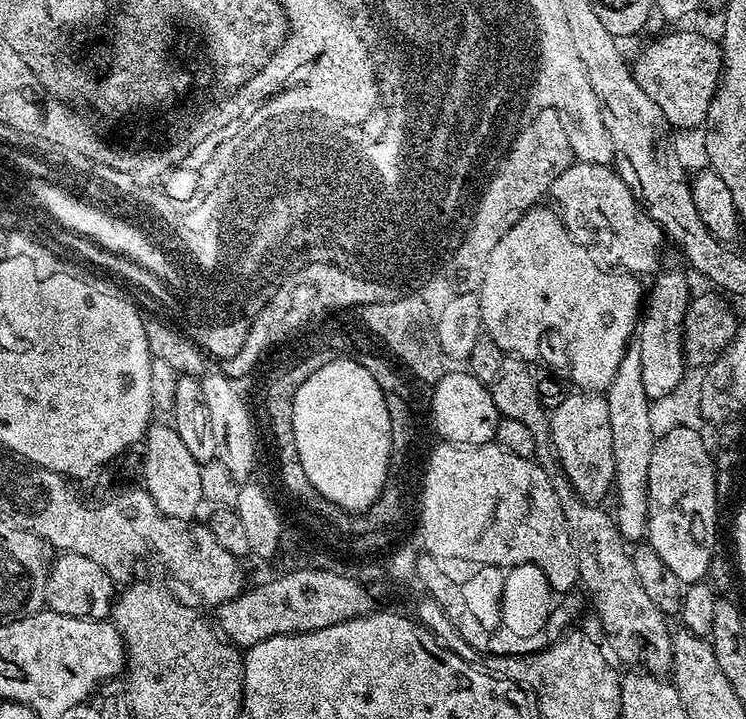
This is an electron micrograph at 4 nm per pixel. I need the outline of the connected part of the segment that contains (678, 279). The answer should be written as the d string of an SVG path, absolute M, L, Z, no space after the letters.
M661 271L652 284L652 293L647 293L638 324L638 341L642 354L642 383L648 399L657 402L663 396L671 397L686 379L684 358L684 319L690 299L688 280L680 272Z

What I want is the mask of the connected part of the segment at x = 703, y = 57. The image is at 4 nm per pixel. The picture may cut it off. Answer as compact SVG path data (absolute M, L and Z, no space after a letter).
M668 32L665 36L658 37L653 44L646 45L637 54L636 61L631 61L630 67L633 80L657 104L665 121L673 129L699 128L703 125L712 95L720 82L722 53L715 39L707 40L696 32Z

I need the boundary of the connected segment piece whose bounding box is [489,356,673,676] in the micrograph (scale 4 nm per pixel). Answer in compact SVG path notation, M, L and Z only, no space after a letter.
M506 356L501 367L489 385L489 392L502 418L514 418L528 427L534 434L535 460L546 470L552 487L562 506L563 517L567 520L567 530L571 545L578 561L579 581L590 592L596 614L608 640L607 647L622 660L639 661L643 669L653 675L667 675L672 668L672 630L666 623L667 617L658 606L647 597L646 590L639 584L635 575L631 553L624 543L623 536L616 528L615 519L600 508L601 505L581 499L570 486L549 438L549 413L537 393L537 377L521 357Z

